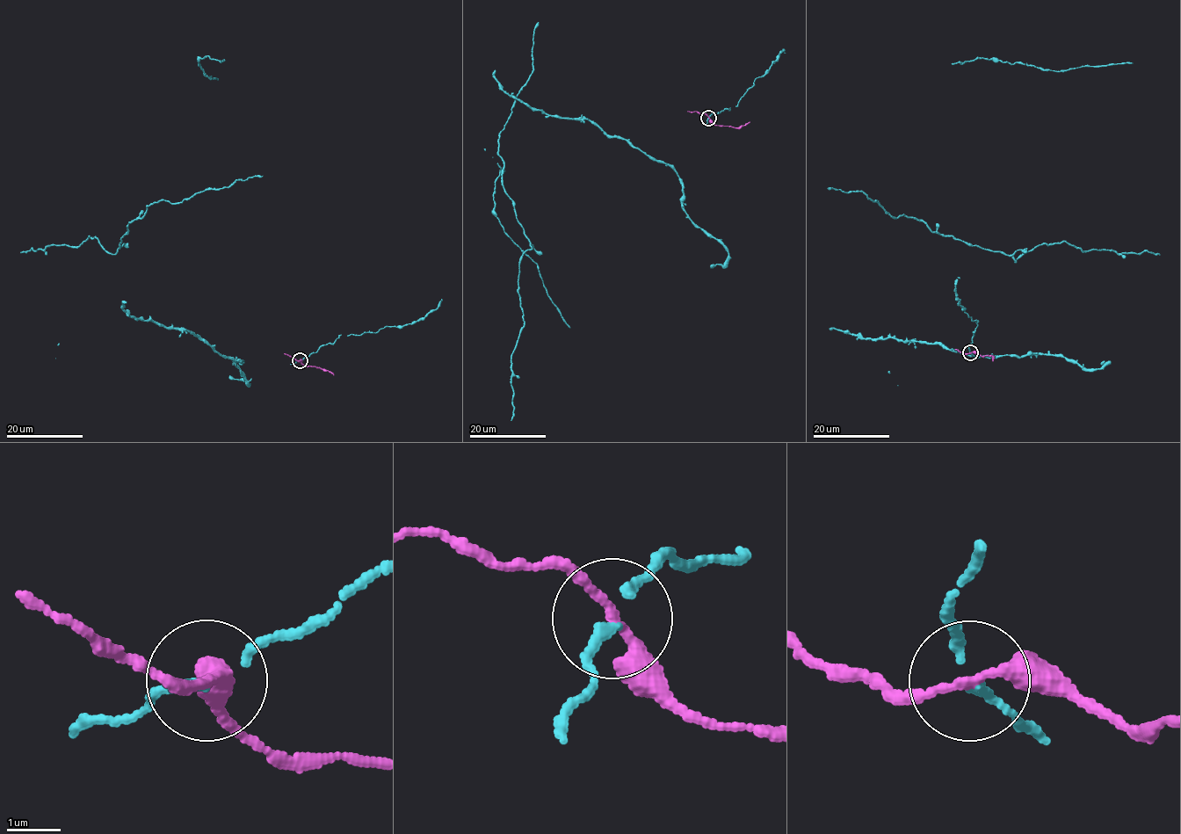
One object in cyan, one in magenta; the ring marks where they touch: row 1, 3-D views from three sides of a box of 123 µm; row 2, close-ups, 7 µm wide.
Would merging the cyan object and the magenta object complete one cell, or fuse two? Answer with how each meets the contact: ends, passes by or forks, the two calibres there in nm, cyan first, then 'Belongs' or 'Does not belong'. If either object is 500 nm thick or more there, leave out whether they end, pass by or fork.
At the ring cyan passes by. At the ring magenta passes by. Thickness 130 nm (cyan) against 180 nm. Does not belong

